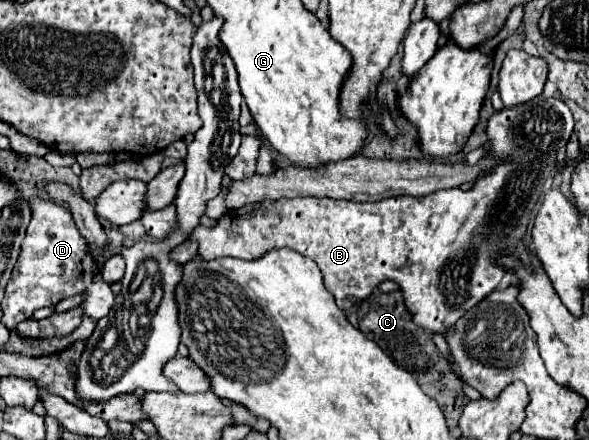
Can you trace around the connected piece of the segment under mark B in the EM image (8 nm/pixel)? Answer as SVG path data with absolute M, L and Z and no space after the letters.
M539 95L529 103L511 109L505 107L489 117L487 157L495 157L499 163L489 173L477 177L469 191L447 189L423 197L403 195L377 203L355 203L343 199L335 201L329 197L297 197L275 201L263 199L227 211L219 217L219 221L215 221L213 227L197 225L189 237L199 243L199 255L207 261L217 257L255 259L277 247L295 249L319 265L327 291L335 297L337 307L343 311L367 299L379 283L391 279L399 285L413 321L429 333L445 333L463 313L467 313L501 283L505 267L499 257L513 255L517 245L523 241L527 225L543 199L543 185L555 175L557 163L565 153L565 145L571 133L573 115L569 107L559 99L545 99Z

